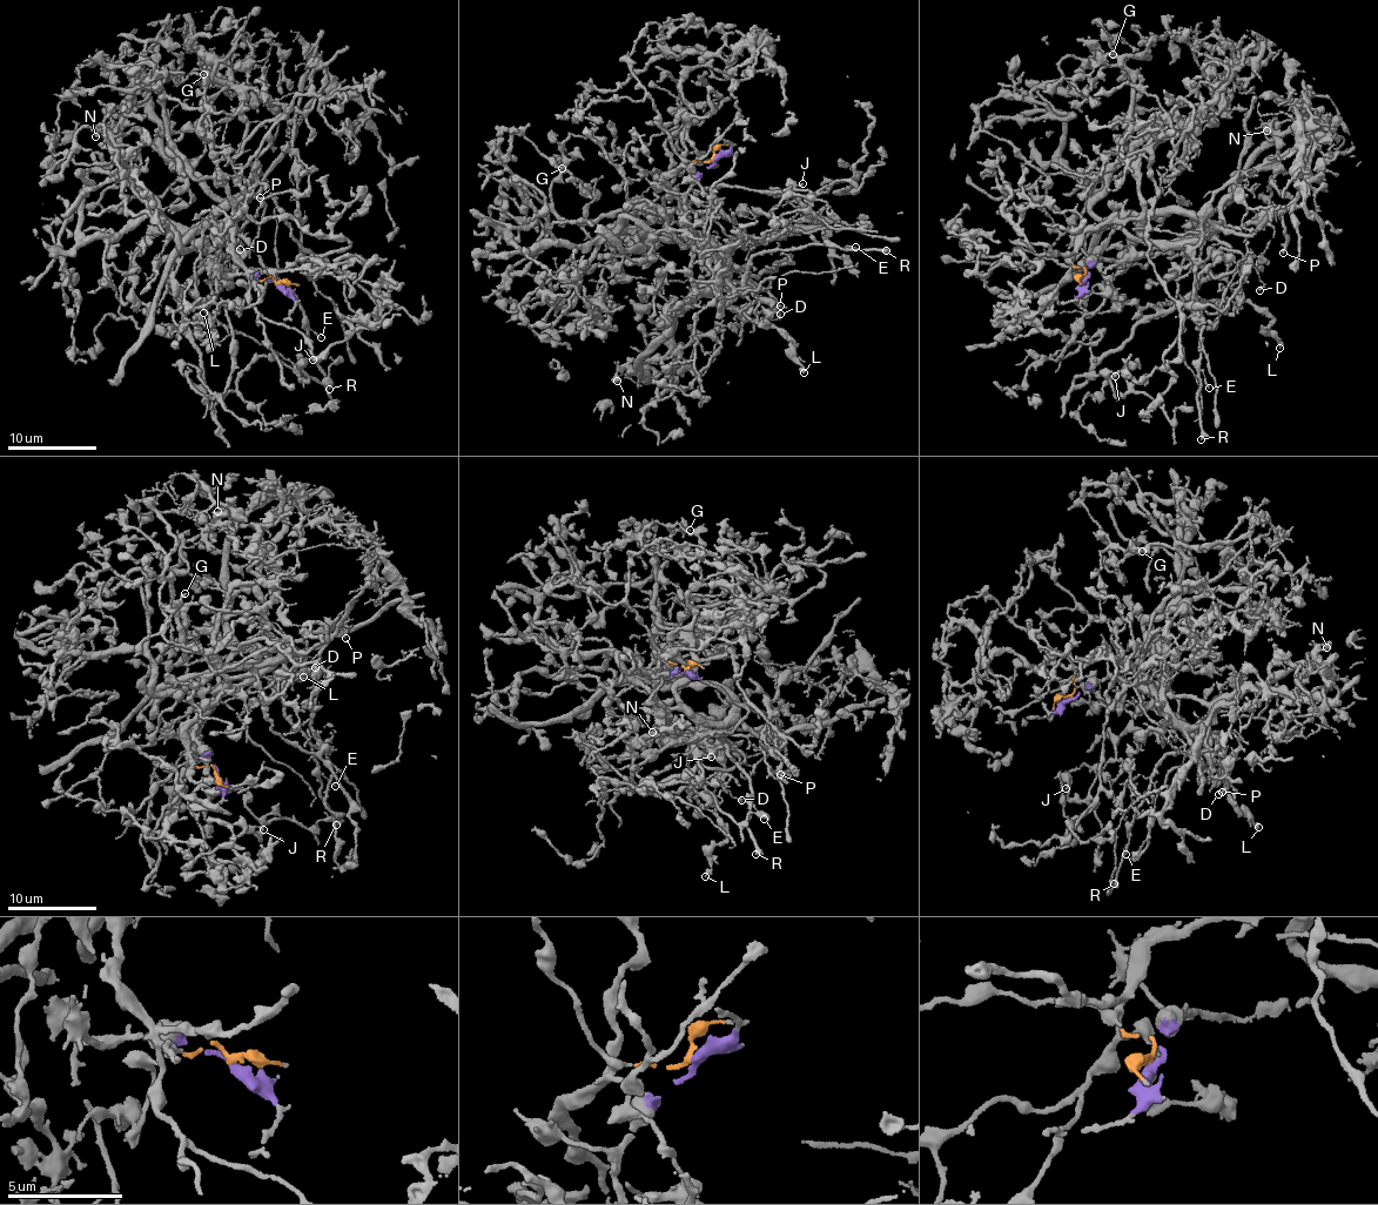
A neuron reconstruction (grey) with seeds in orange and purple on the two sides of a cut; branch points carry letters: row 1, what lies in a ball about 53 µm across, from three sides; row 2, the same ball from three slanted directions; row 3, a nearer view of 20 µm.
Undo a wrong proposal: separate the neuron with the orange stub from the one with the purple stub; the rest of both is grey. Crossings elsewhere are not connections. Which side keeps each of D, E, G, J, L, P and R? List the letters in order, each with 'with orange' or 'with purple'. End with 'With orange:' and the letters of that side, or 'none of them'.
D: with purple
E: with purple
G: with orange
J: with orange
L: with orange
P: with purple
R: with purple
With orange: G, J, L

